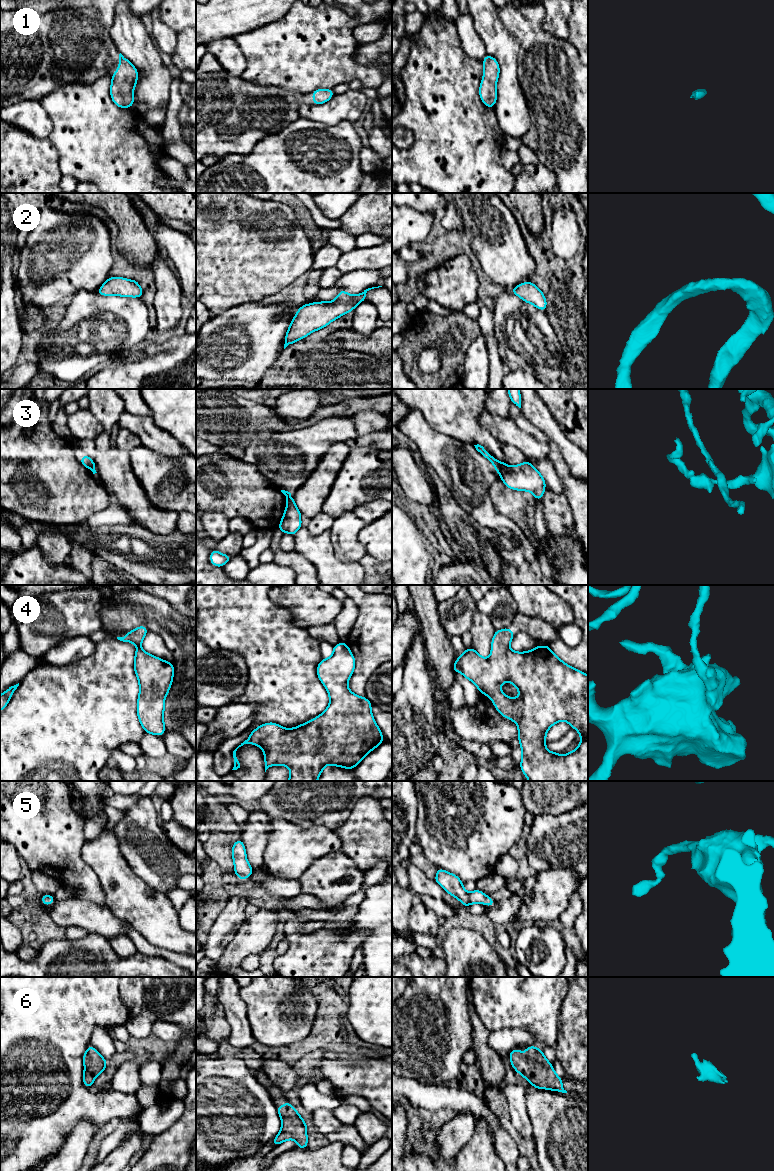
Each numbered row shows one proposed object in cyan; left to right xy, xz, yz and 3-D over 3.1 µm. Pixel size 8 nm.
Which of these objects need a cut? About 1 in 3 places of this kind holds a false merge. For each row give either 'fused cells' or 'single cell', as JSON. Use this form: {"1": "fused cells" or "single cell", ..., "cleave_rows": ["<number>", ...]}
{"1": "single cell", "2": "single cell", "3": "fused cells", "4": "single cell", "5": "single cell", "6": "single cell", "cleave_rows": ["3"]}

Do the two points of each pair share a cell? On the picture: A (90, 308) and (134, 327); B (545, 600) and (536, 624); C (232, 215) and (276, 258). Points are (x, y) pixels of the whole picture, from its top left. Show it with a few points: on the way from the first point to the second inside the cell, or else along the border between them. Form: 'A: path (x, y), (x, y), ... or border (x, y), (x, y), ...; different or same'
A: path (101, 307), (115, 307), (124, 316); same
B: border (518, 611), (549, 622), (557, 632); different
C: path (238, 227), (259, 248), (264, 249); same

